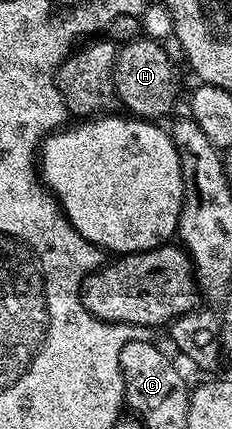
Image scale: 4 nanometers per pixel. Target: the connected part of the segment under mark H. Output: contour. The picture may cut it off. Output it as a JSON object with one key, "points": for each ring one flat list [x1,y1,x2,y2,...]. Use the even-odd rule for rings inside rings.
{"points":[[145,35,122,42,116,50,114,61,114,87,118,102,136,118,149,121,161,119,167,114,175,99,173,67,166,51,158,40]]}

